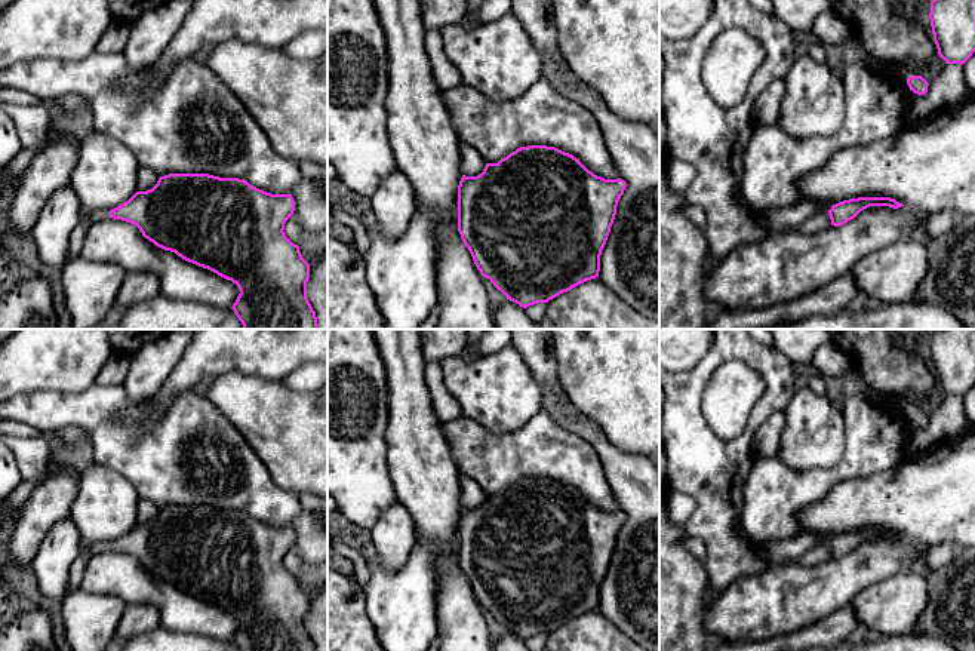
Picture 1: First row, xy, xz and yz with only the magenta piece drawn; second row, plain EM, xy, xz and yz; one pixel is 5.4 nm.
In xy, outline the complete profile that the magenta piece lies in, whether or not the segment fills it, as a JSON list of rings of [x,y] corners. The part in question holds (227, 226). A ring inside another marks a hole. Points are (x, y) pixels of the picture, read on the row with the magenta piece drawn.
[[[169,174],[160,176],[151,190],[136,191],[120,206],[111,211],[81,212],[80,219],[96,222],[114,218],[135,224],[156,246],[236,283],[240,294],[231,308],[243,329],[317,329],[316,311],[307,298],[310,264],[302,258],[299,246],[292,243],[283,231],[293,211],[292,194],[271,194],[244,179],[209,174]]]

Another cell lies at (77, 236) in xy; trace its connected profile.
[[[79,221],[79,224],[74,227],[71,236],[70,236],[70,243],[68,243],[68,252],[67,252],[67,261],[80,257],[80,251],[84,242],[84,236],[87,233],[87,228],[92,225],[93,222],[84,222],[84,221]]]

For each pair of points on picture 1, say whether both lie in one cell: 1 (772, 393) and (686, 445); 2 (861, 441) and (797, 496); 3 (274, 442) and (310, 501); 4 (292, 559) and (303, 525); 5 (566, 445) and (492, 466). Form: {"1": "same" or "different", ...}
{"1": "same", "2": "same", "3": "different", "4": "different", "5": "same"}

